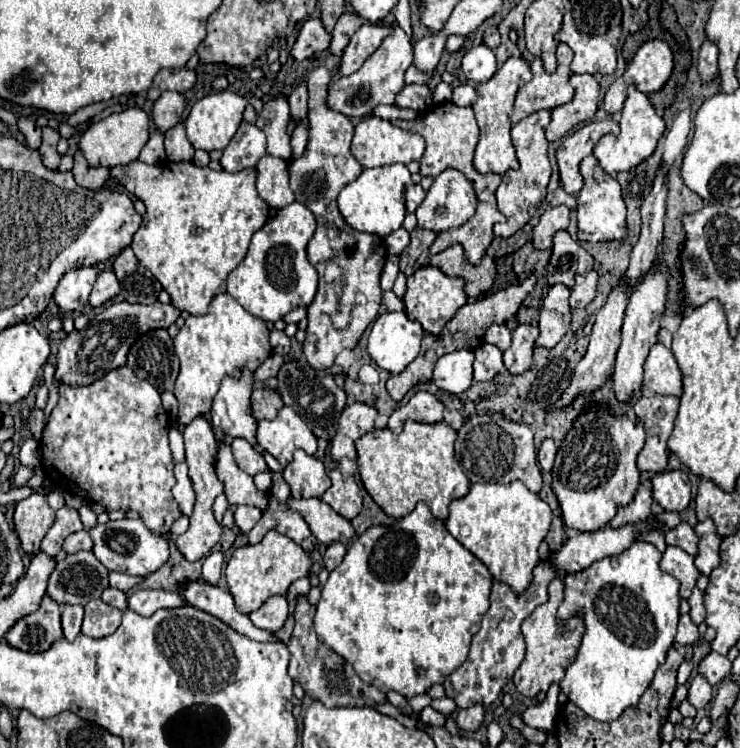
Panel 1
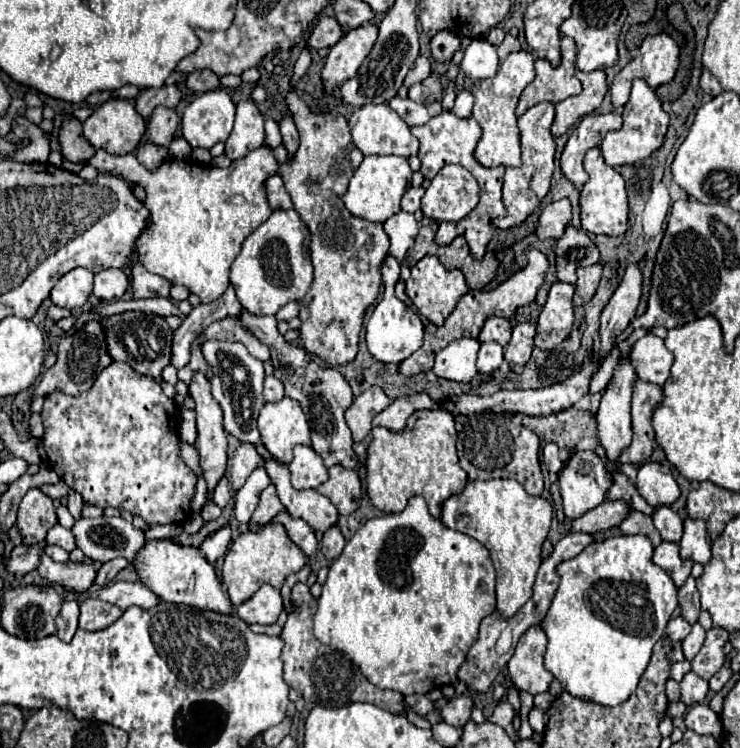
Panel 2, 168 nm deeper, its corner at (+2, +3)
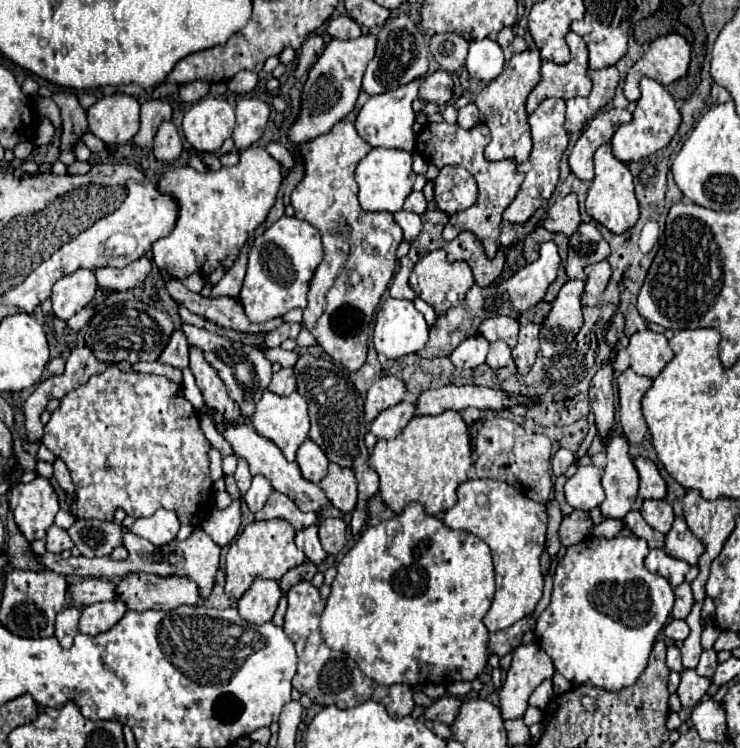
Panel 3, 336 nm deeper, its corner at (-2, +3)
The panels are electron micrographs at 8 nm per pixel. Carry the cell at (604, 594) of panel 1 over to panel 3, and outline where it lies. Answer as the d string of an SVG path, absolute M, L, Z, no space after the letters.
M618 535L612 539L586 537L578 545L568 547L566 555L560 559L554 573L550 605L536 621L536 643L552 659L556 671L560 671L568 681L618 691L632 685L640 677L642 669L646 669L654 639L668 621L674 605L670 583L644 567L648 551L648 543L636 535Z

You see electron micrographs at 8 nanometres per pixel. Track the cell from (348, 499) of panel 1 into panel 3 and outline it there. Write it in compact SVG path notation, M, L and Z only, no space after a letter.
M330 463L328 475L318 485L322 487L322 491L326 493L330 503L344 515L356 507L358 491L356 491L356 477L354 477L352 469Z

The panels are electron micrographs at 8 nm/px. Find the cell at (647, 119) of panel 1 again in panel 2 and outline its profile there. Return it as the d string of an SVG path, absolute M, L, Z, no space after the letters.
M634 79L632 81L632 93L630 93L630 101L624 105L624 113L622 113L622 127L618 131L610 131L602 143L600 143L600 151L604 155L606 165L618 167L618 165L628 165L628 163L636 163L644 157L648 157L650 153L654 153L664 139L664 133L668 129L668 113L664 113L654 89L650 89L646 85L646 81L642 79Z

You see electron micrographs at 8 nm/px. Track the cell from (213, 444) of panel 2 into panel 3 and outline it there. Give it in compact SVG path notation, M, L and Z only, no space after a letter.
M190 345L188 353L190 353L190 369L196 377L196 385L200 387L200 391L204 395L204 403L210 405L210 409L218 409L218 411L226 413L226 417L230 417L230 421L240 419L240 411L238 411L236 403L232 401L232 397L228 395L226 383L218 377L218 371L206 361L202 349Z

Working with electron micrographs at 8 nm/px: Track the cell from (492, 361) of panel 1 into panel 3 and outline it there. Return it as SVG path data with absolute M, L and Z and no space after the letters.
M494 341L490 343L490 353L486 357L486 363L492 367L492 369L498 369L498 367L506 367L510 363L510 347L504 343L504 341Z

